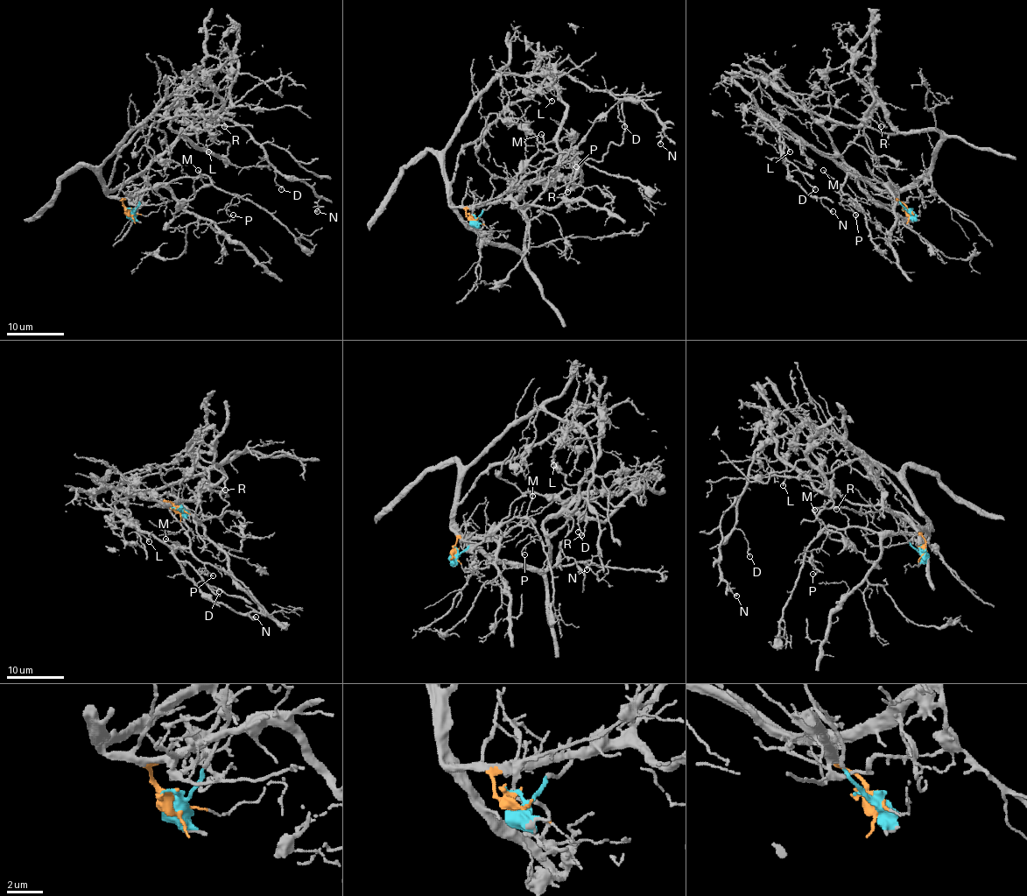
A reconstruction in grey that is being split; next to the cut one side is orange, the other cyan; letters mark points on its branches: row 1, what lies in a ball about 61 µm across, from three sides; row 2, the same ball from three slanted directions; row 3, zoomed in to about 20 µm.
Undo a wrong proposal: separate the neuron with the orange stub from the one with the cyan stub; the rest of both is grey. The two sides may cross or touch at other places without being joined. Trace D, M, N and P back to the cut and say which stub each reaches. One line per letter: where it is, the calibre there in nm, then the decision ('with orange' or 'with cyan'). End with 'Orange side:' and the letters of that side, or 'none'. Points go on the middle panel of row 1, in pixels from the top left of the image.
D: at (624, 126); 140 nm thick; with orange
M: at (541, 134); 160 nm thick; with orange
N: at (660, 144); 180 nm thick; with orange
P: at (576, 166); 100 nm thick; with orange
Orange side: D, M, N, P

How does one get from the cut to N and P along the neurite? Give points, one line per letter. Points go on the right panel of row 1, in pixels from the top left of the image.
N: (904, 208), (895, 194), (875, 190), (765, 116), (778, 132), (780, 158), (788, 168), (790, 179), (833, 211)
P: (904, 208), (888, 187), (864, 177), (847, 175), (841, 187), (841, 203), (855, 215)

